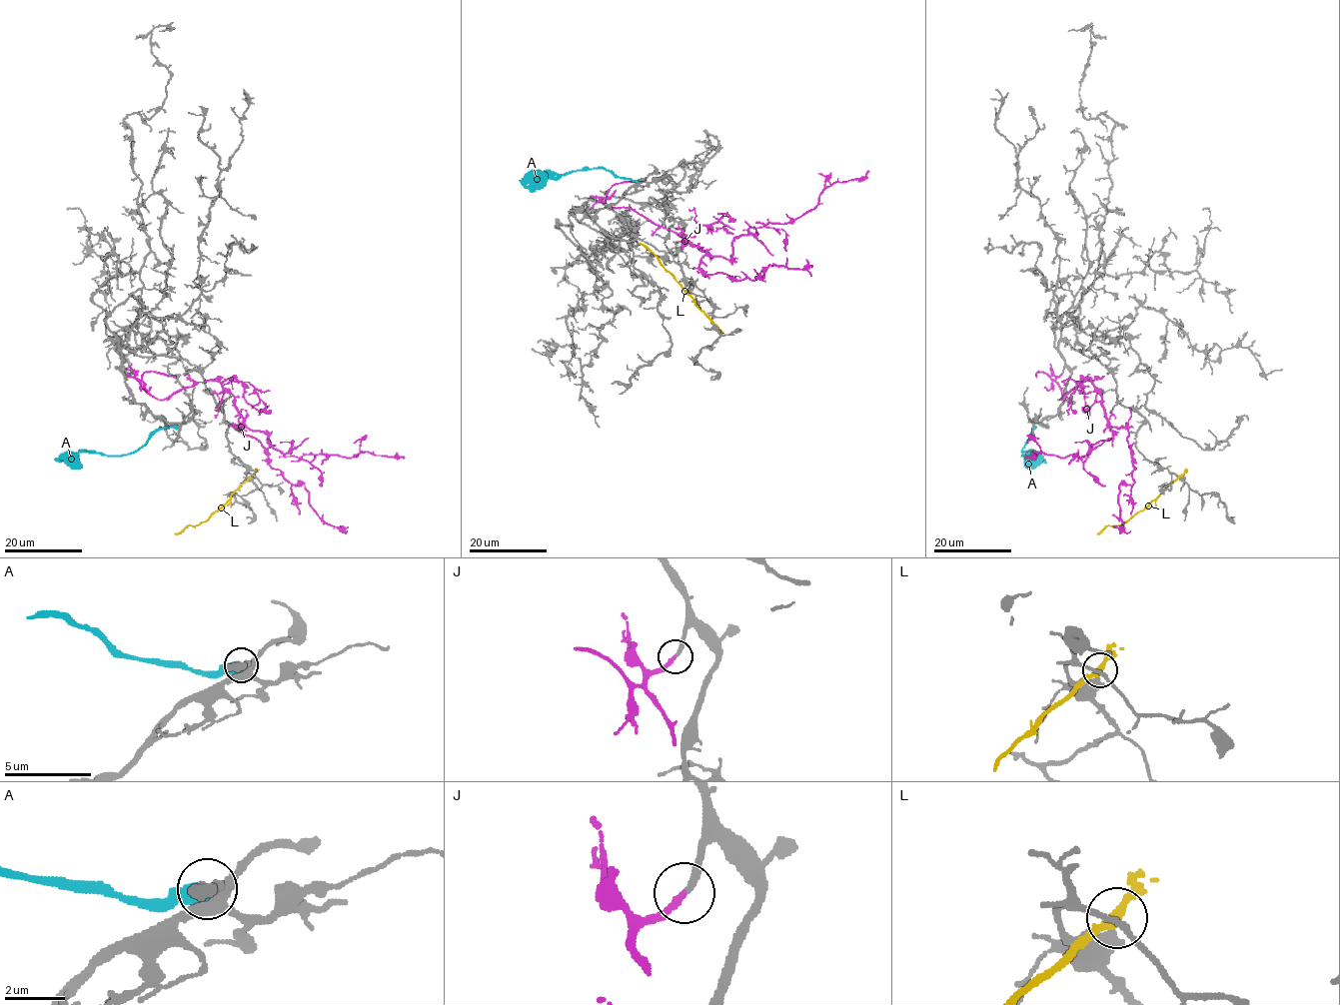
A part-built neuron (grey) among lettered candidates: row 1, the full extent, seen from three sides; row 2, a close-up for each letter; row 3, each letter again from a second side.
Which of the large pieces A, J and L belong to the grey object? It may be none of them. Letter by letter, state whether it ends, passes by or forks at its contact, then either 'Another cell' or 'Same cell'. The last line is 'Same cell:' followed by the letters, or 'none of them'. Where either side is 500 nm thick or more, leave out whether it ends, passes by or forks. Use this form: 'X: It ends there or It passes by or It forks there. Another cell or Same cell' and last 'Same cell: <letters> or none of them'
A: Another cell
J: It ends there. Same cell
L: It passes by. Another cell
Same cell: J

